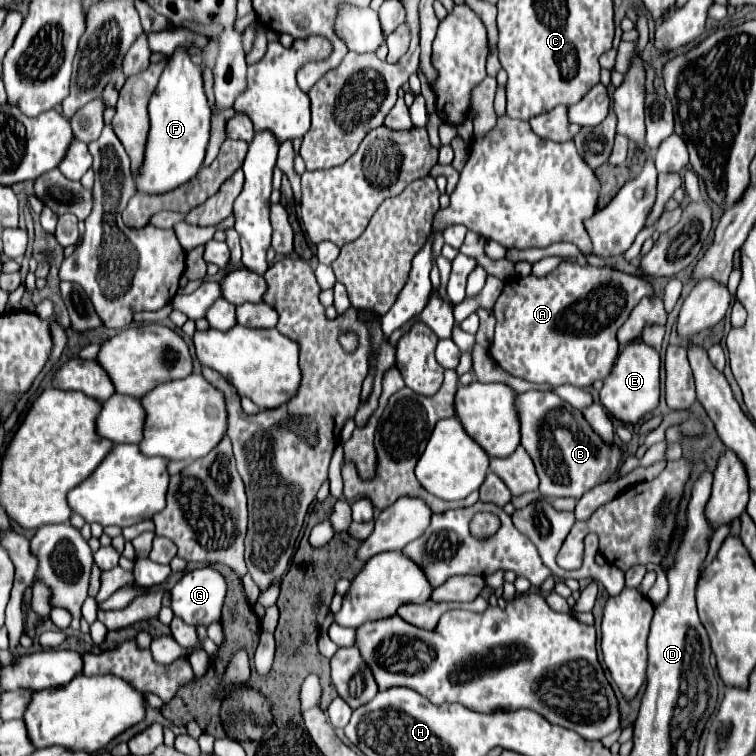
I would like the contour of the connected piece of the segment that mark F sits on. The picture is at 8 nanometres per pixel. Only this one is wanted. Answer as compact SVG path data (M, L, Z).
M178 48L164 68L148 104L148 118L150 132L136 188L144 194L166 194L198 174L210 138L210 106L202 88L202 70L192 64L184 48Z

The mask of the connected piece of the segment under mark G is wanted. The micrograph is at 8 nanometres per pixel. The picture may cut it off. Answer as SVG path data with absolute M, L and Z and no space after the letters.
M210 566L184 574L170 590L170 608L186 624L206 626L220 620L226 580Z

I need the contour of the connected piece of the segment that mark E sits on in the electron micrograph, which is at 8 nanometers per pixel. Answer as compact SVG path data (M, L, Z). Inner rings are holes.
M642 340L628 344L620 352L610 376L604 378L604 386L600 390L600 402L608 414L612 414L616 420L626 422L626 424L636 424L644 416L652 414L660 402L660 356L658 352L646 346Z

